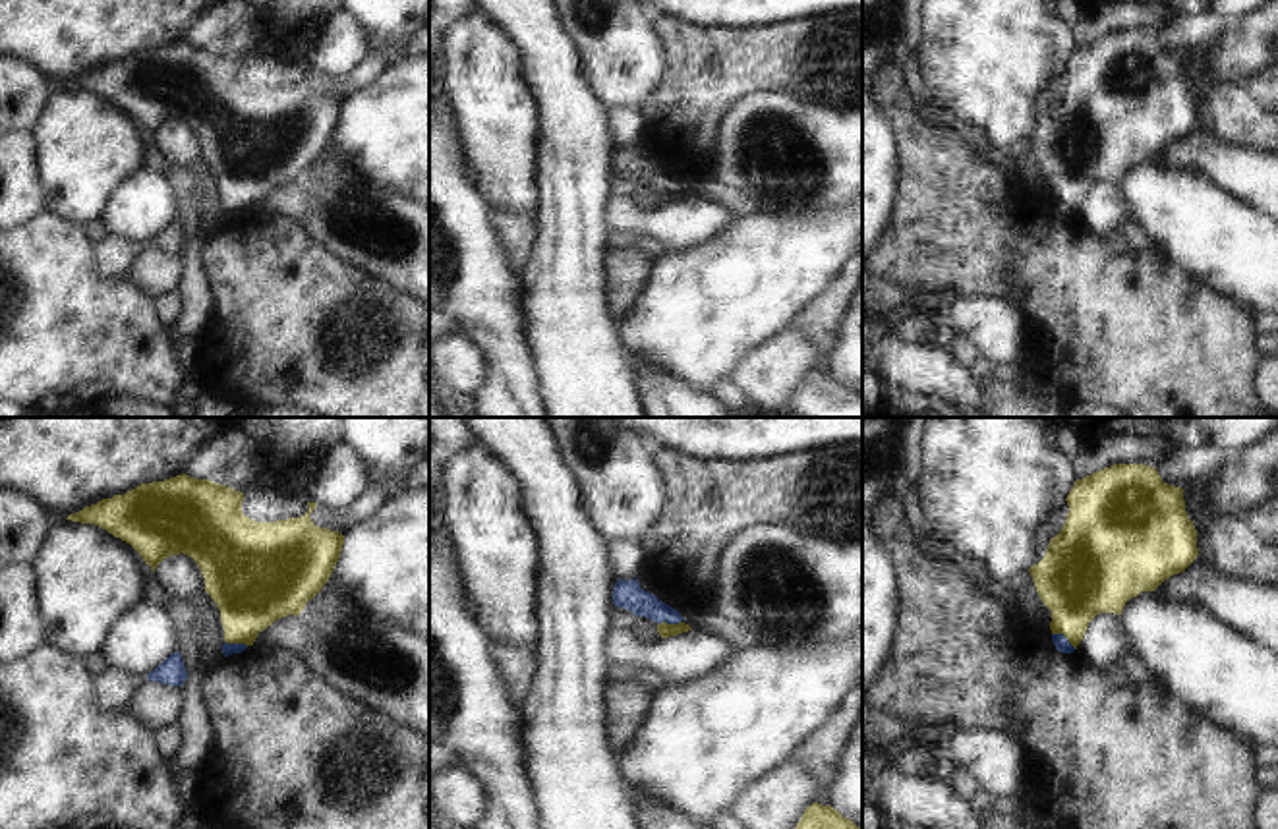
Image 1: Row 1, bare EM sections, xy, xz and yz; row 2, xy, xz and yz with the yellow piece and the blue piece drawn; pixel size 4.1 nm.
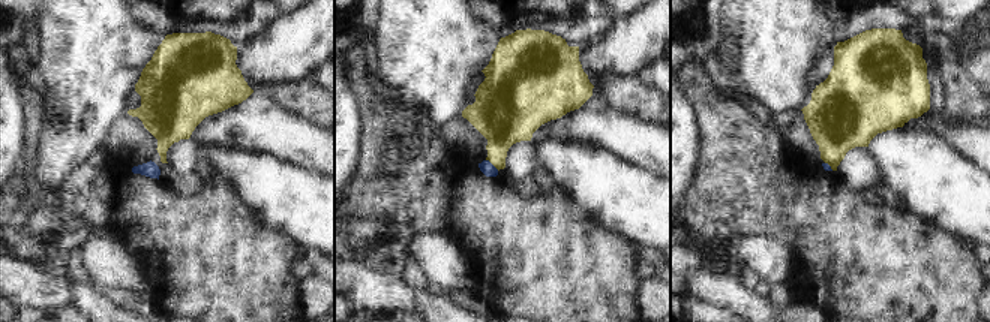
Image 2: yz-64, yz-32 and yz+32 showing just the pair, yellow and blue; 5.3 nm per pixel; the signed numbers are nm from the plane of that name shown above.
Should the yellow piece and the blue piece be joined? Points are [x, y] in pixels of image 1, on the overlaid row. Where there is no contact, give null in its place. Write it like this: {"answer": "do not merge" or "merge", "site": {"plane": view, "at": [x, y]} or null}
{"answer": "do not merge", "site": {"plane": "yz", "at": [1064, 634]}}

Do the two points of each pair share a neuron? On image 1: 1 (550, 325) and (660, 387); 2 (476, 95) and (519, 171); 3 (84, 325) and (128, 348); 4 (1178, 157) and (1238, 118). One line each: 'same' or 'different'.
1: different
2: same
3: same
4: different

